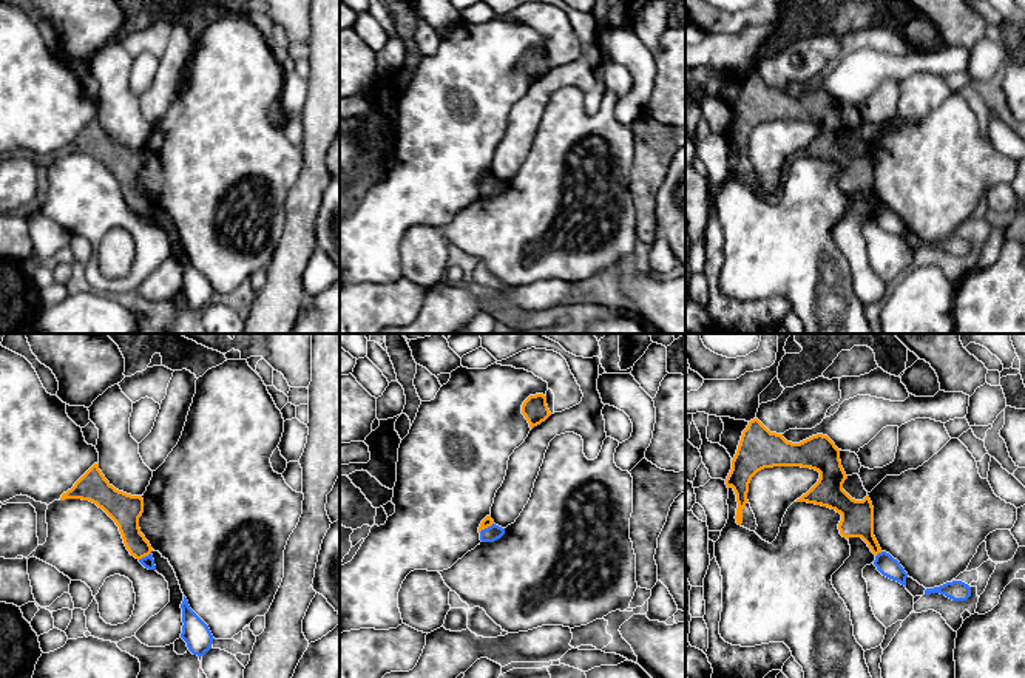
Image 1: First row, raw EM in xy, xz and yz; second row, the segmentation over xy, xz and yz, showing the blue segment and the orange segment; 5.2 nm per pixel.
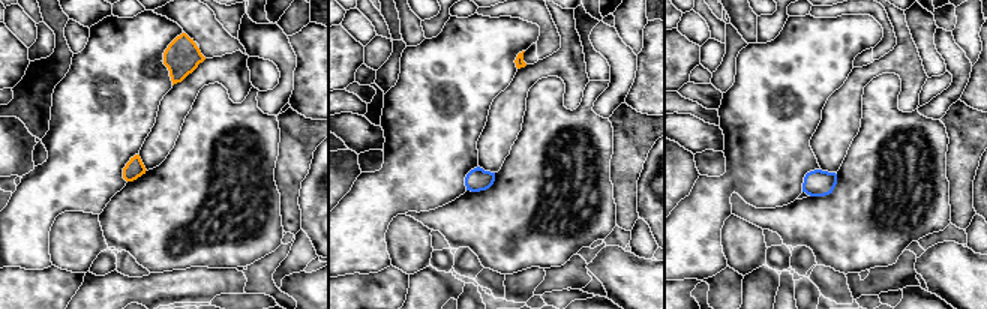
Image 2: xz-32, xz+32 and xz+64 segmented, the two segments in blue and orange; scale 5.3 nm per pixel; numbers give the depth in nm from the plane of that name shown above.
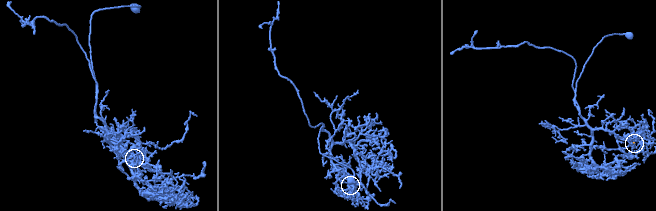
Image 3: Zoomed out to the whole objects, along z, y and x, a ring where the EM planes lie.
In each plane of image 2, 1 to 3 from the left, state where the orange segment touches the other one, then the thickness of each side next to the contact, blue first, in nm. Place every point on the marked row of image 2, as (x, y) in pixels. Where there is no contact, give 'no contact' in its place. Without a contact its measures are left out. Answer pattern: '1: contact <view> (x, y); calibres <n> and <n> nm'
1: no contact
2: no contact
3: no contact

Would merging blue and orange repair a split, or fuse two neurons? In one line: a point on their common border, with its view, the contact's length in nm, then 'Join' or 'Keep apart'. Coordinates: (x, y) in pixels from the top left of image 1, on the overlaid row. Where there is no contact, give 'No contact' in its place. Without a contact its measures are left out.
Touches blue at xy (145, 556). Shared border 80 nm. Keep apart

